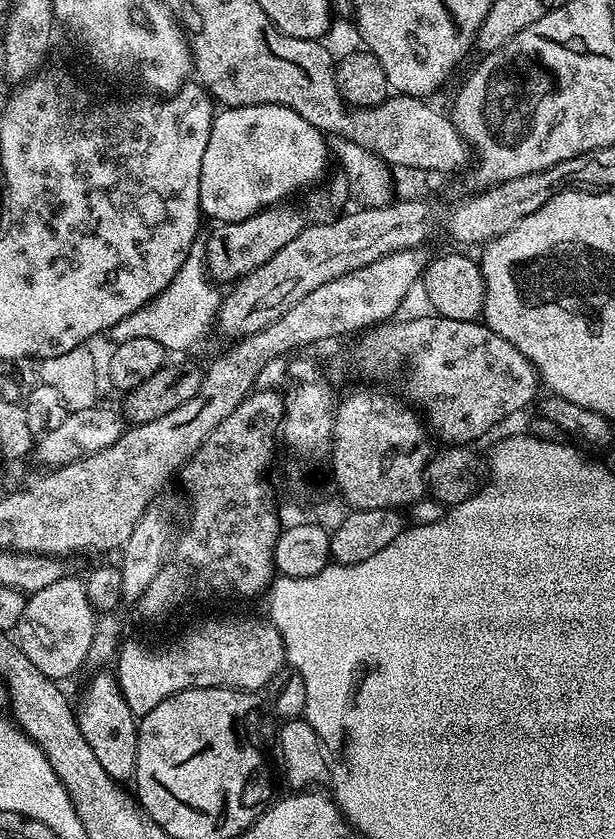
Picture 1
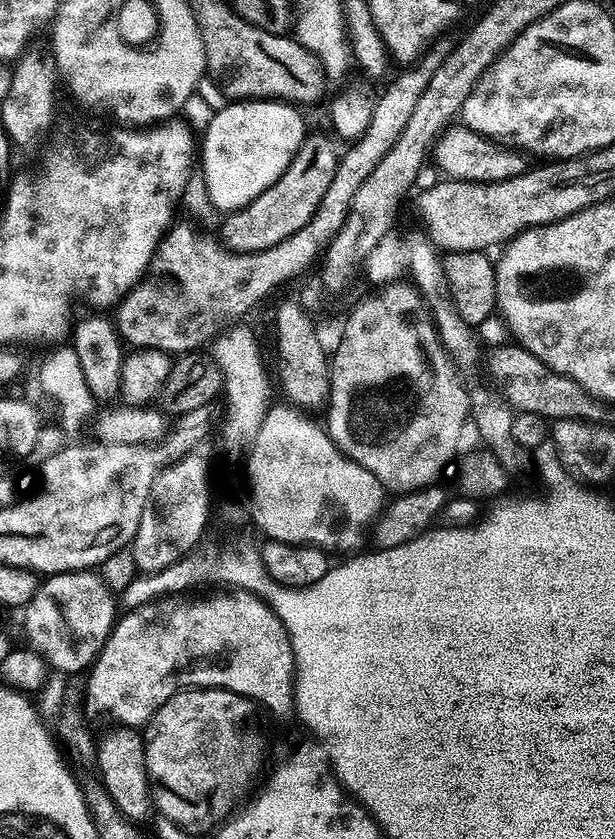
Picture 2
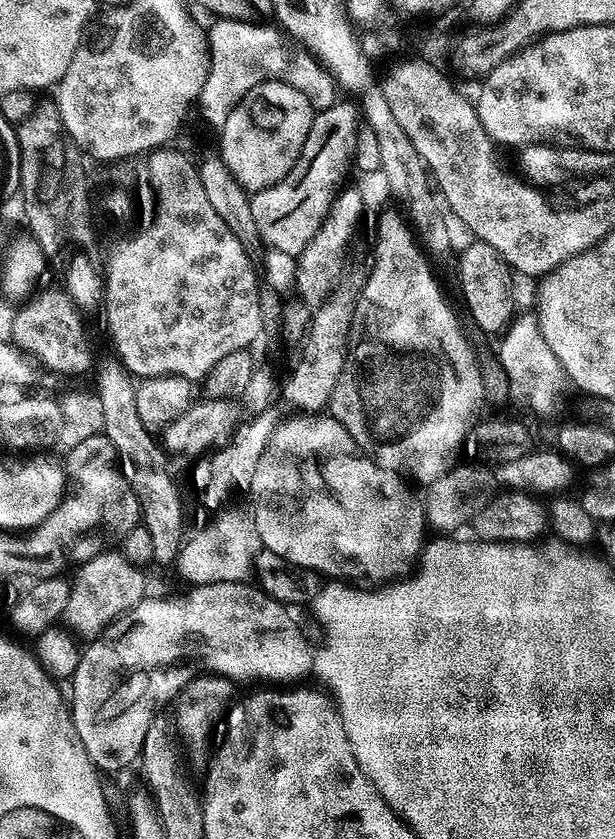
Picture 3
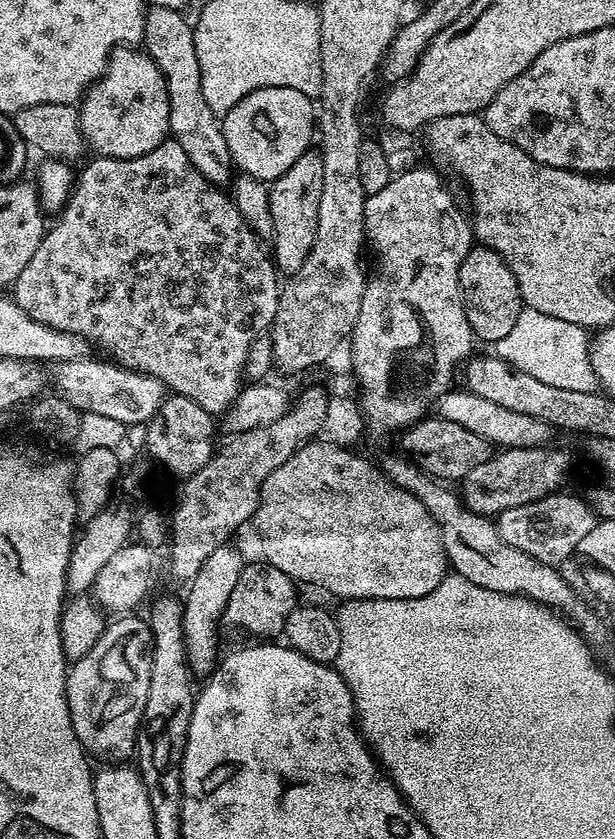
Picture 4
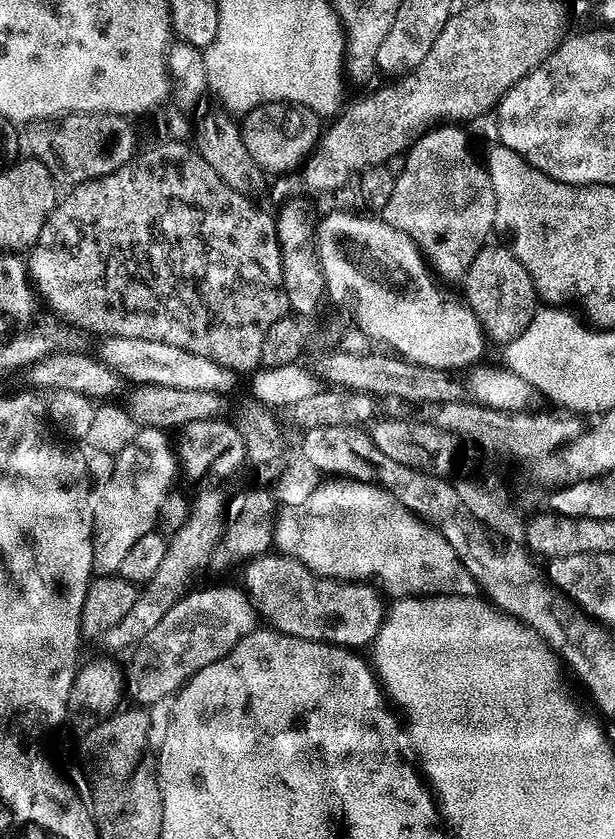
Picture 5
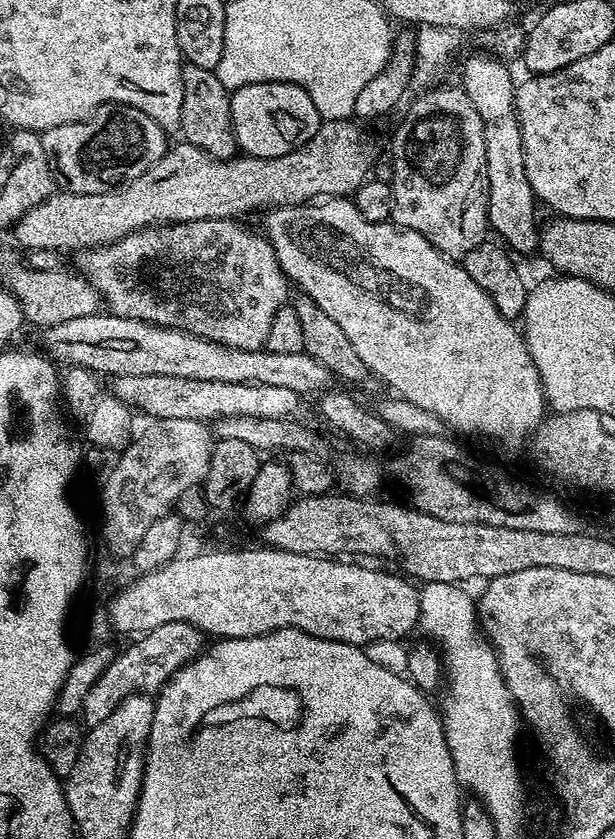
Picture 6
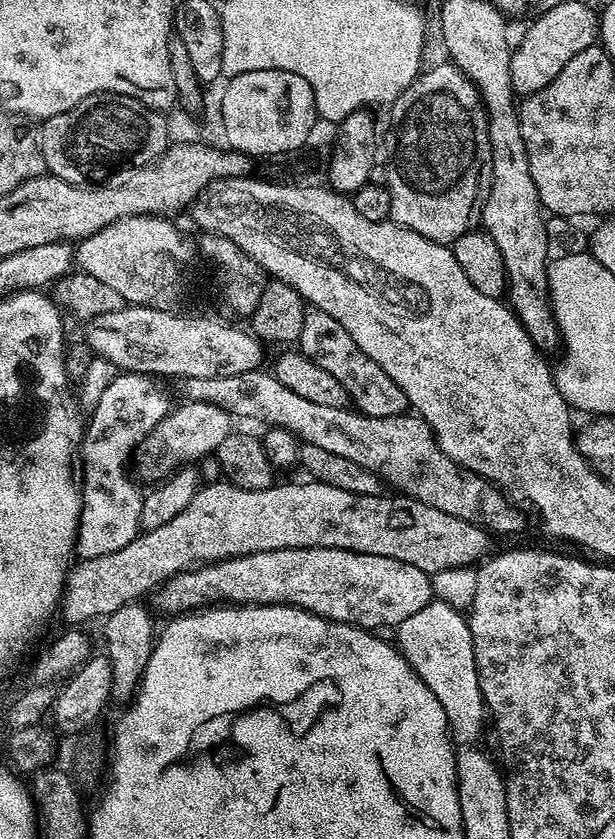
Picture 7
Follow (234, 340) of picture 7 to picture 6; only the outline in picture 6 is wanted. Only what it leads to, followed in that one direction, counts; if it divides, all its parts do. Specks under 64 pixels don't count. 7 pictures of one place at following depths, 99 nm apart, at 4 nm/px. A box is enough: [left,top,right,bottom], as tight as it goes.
[40,312,336,396]

